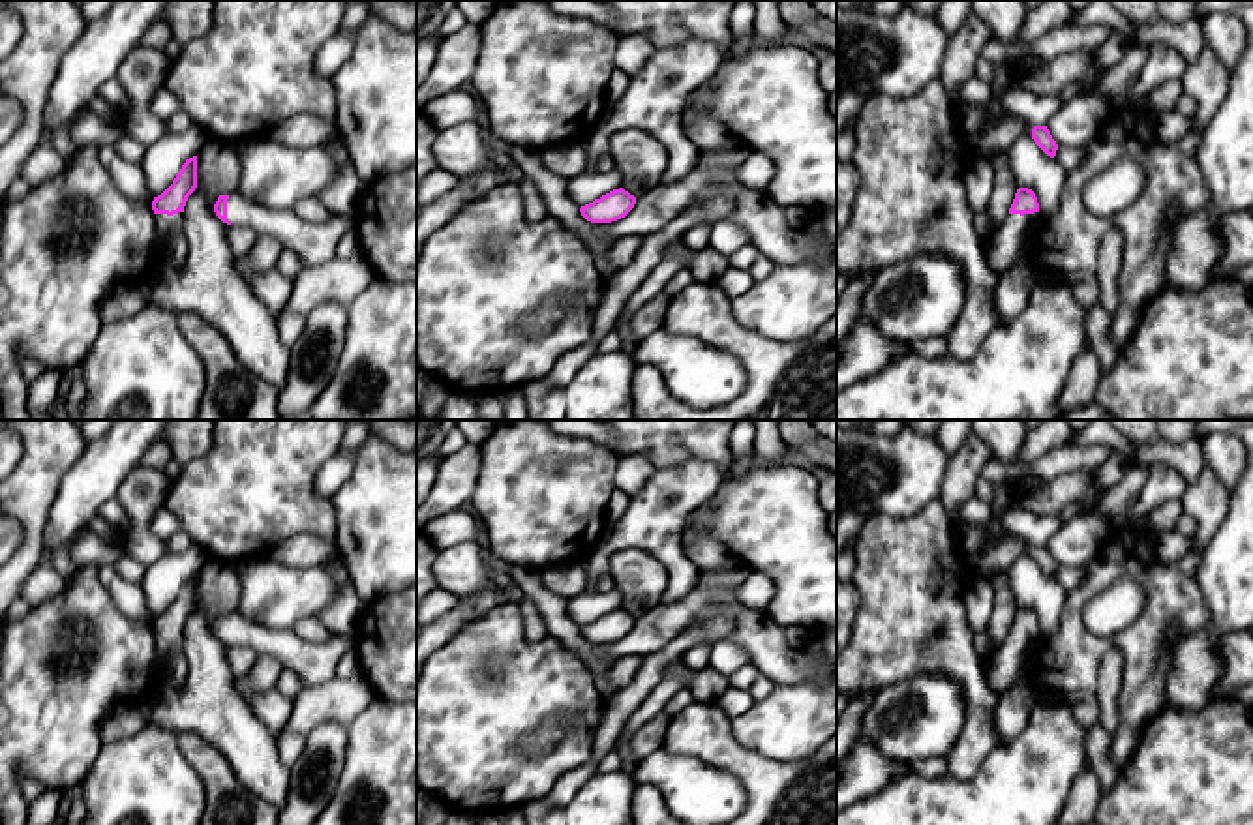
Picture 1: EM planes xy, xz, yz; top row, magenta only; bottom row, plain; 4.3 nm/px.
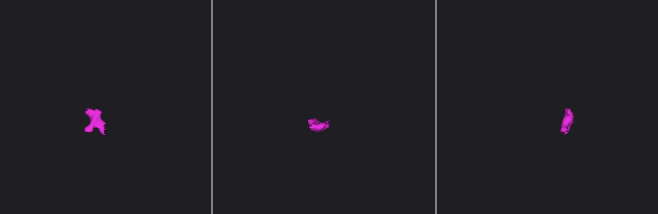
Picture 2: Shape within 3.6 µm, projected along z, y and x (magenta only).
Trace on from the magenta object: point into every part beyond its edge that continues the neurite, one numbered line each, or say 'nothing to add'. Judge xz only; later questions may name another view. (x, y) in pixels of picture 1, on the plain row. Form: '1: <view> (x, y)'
nothing to add

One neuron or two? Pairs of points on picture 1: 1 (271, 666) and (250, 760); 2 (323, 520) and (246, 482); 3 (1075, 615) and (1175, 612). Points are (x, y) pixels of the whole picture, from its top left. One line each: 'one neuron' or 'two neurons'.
1: two neurons
2: one neuron
3: one neuron

